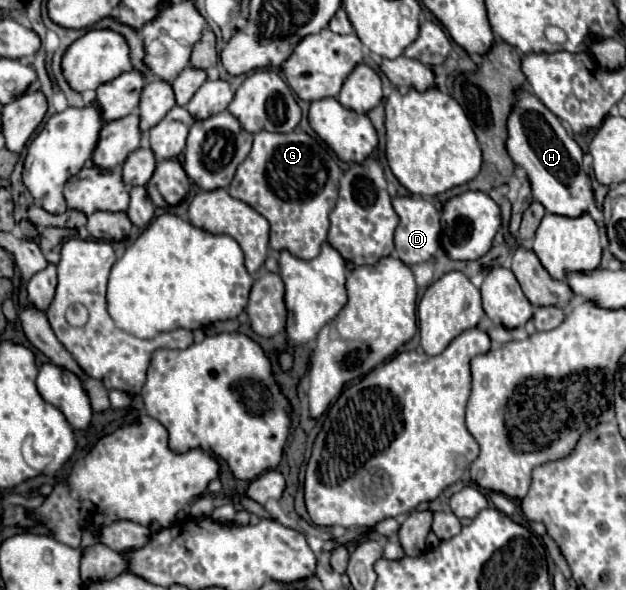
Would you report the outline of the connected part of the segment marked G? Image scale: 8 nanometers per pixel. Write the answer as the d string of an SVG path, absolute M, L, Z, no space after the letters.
M263 130L253 136L253 148L245 162L239 164L227 190L233 198L243 200L269 220L271 248L289 250L297 258L311 260L327 240L329 214L337 202L339 178L341 168L319 138L311 138L305 132L271 134Z

